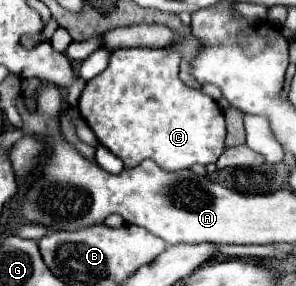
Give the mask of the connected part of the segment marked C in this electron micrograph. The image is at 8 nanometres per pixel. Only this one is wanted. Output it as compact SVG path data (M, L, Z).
M120 48L118 52L112 52L108 68L86 84L78 102L78 110L98 136L98 142L106 146L114 156L124 160L126 168L134 168L142 160L150 158L166 172L178 172L190 168L192 164L206 166L210 162L216 162L224 152L226 124L222 110L210 96L202 94L198 88L186 86L178 78L178 66L180 54L176 50Z

